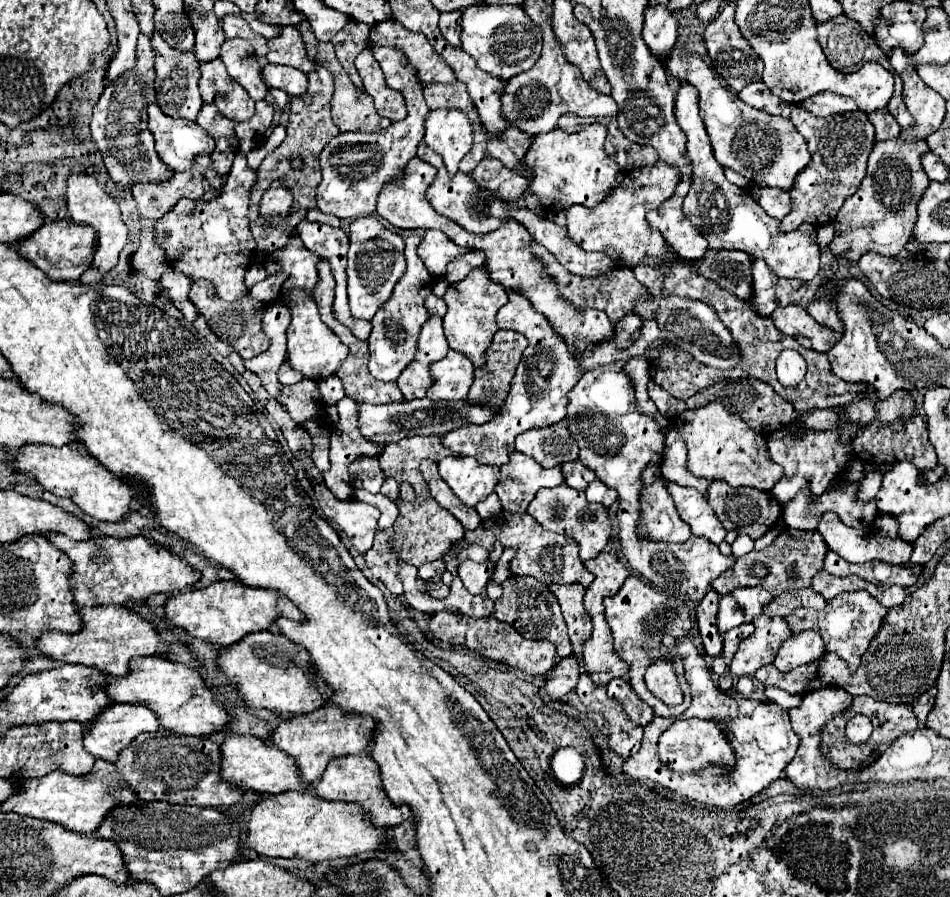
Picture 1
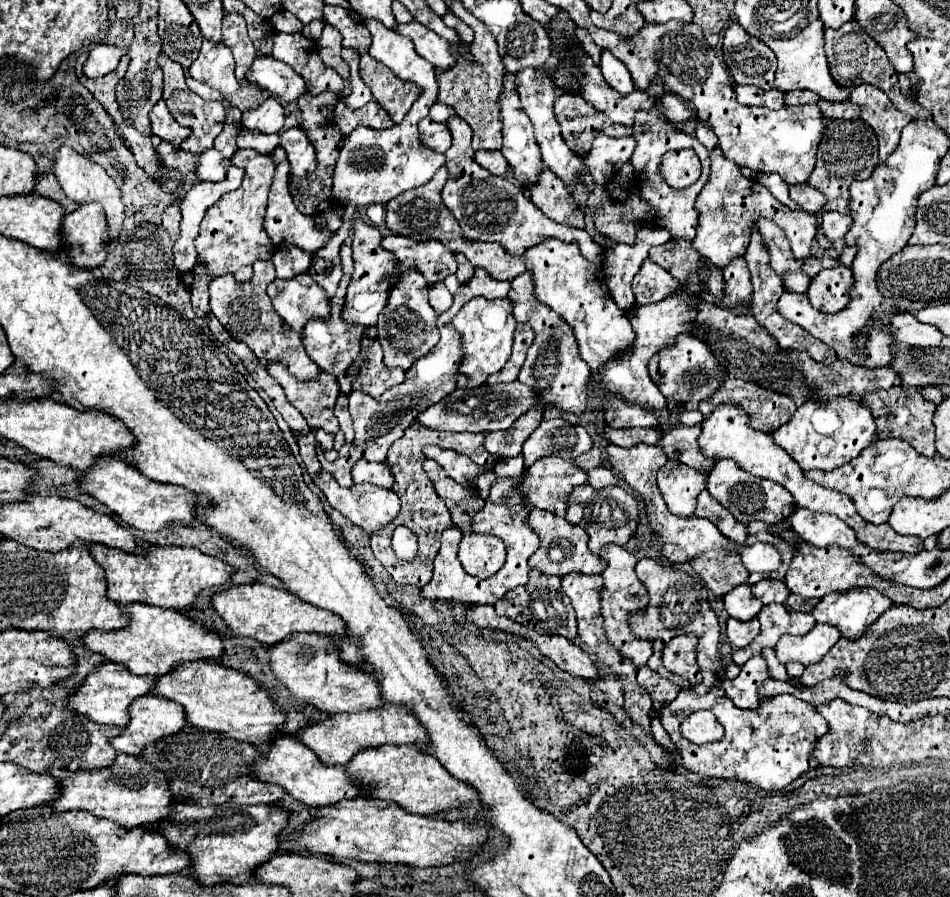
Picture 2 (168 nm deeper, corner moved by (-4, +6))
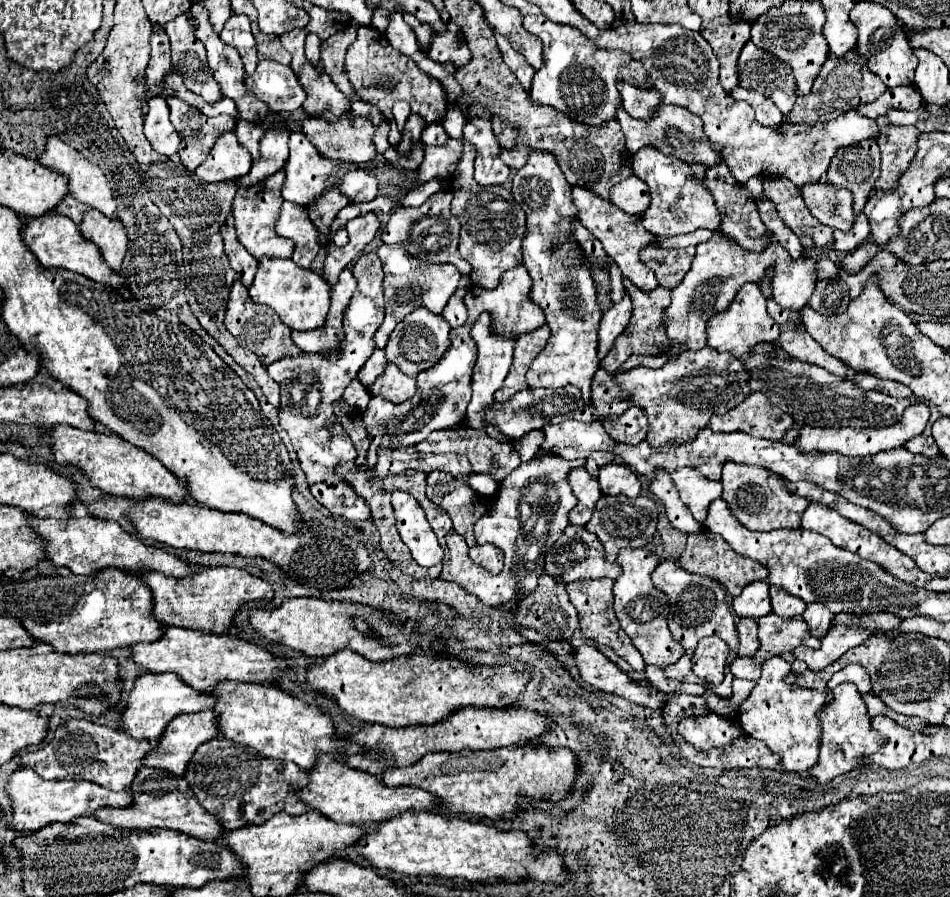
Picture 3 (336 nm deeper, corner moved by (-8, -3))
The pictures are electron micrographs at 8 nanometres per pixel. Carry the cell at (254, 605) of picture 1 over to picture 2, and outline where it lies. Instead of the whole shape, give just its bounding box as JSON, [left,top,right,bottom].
[212,583,346,645]

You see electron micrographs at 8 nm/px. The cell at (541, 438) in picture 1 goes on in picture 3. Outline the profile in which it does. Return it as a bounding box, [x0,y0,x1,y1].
[442,452,584,606]

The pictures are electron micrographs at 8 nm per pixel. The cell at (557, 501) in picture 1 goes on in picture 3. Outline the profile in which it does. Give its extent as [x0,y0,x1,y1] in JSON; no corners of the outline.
[584,496,658,562]

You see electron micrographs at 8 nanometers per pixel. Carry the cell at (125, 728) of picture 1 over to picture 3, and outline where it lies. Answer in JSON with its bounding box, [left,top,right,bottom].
[142,710,218,776]

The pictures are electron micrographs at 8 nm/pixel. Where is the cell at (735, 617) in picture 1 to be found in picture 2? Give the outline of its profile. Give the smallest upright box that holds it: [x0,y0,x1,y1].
[724,585,764,621]

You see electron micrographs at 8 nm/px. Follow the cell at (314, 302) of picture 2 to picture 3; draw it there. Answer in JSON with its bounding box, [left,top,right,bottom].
[250,258,330,330]

